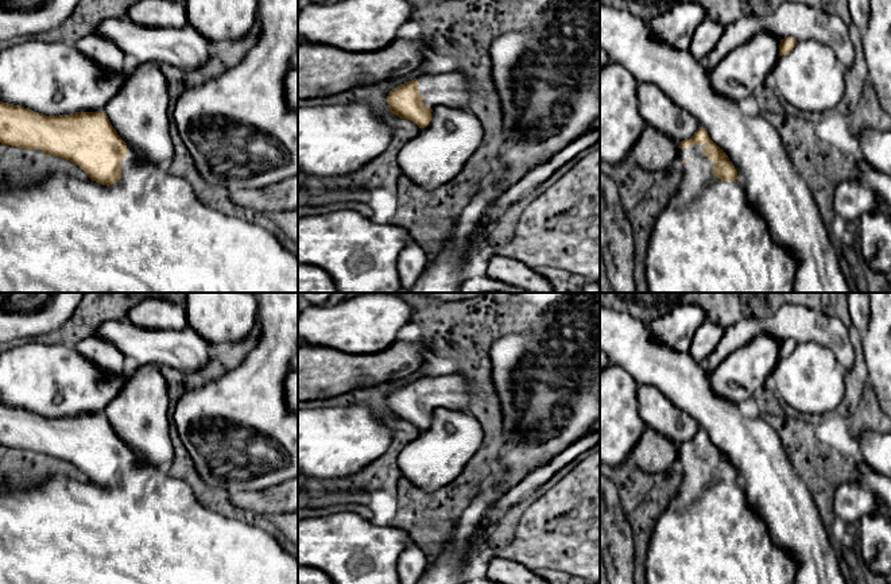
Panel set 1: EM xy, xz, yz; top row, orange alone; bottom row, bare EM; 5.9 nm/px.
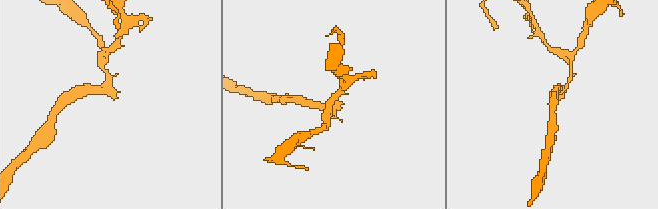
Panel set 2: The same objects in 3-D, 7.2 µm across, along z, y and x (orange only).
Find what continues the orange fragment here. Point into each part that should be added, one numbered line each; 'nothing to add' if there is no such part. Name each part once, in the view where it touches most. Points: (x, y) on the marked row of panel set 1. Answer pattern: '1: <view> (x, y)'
1: yz (708, 239)

